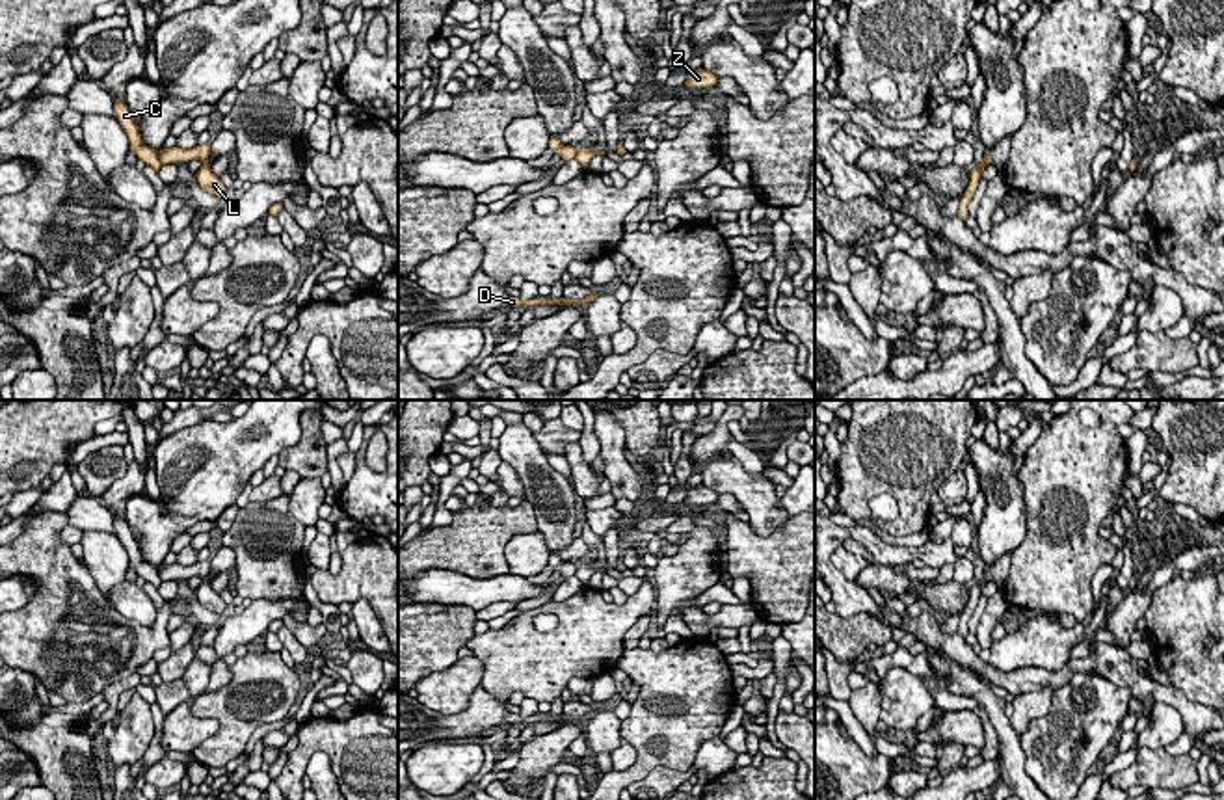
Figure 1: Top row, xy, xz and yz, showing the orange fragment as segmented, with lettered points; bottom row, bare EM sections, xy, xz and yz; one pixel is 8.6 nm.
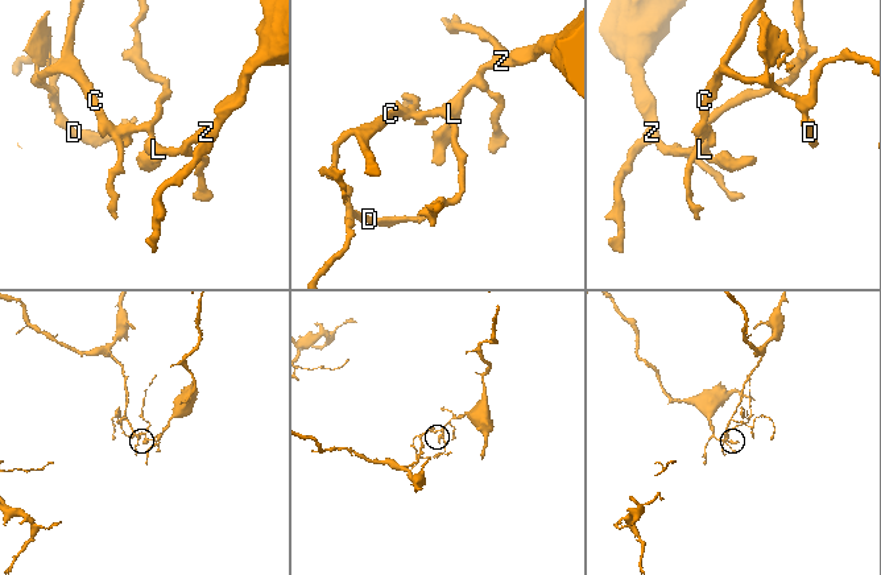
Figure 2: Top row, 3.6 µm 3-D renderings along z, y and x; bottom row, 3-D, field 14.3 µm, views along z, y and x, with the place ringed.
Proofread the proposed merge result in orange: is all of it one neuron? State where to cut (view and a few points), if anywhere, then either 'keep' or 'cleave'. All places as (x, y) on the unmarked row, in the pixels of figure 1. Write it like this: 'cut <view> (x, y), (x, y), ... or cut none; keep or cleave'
cut xy (157, 570), (162, 581); cleave

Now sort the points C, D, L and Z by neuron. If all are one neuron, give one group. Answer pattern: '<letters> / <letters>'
C D / L Z

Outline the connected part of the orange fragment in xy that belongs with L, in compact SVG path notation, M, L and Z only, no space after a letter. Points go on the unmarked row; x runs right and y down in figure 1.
M212 560L195 562L193 566L180 566L175 562L171 566L162 566L158 569L158 575L162 582L199 575L203 579L203 584L195 590L199 605L221 616L227 605L220 597L220 593L216 593L210 586L210 579L208 579L210 564Z

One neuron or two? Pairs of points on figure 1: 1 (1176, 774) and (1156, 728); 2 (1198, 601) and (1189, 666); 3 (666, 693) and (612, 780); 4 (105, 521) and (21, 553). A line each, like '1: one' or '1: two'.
1: two
2: one
3: one
4: two

